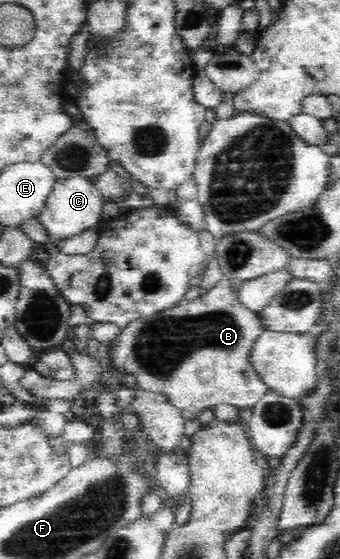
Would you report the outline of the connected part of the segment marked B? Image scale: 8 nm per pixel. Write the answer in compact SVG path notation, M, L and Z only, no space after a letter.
M225 276L192 302L183 299L174 304L173 308L129 323L120 329L116 340L110 341L108 366L124 374L136 376L136 386L140 390L162 393L170 405L180 410L184 422L198 418L200 412L206 408L213 410L221 404L237 409L254 406L269 391L248 361L248 352L252 350L252 344L264 328L257 314L245 308L239 301L235 285Z

